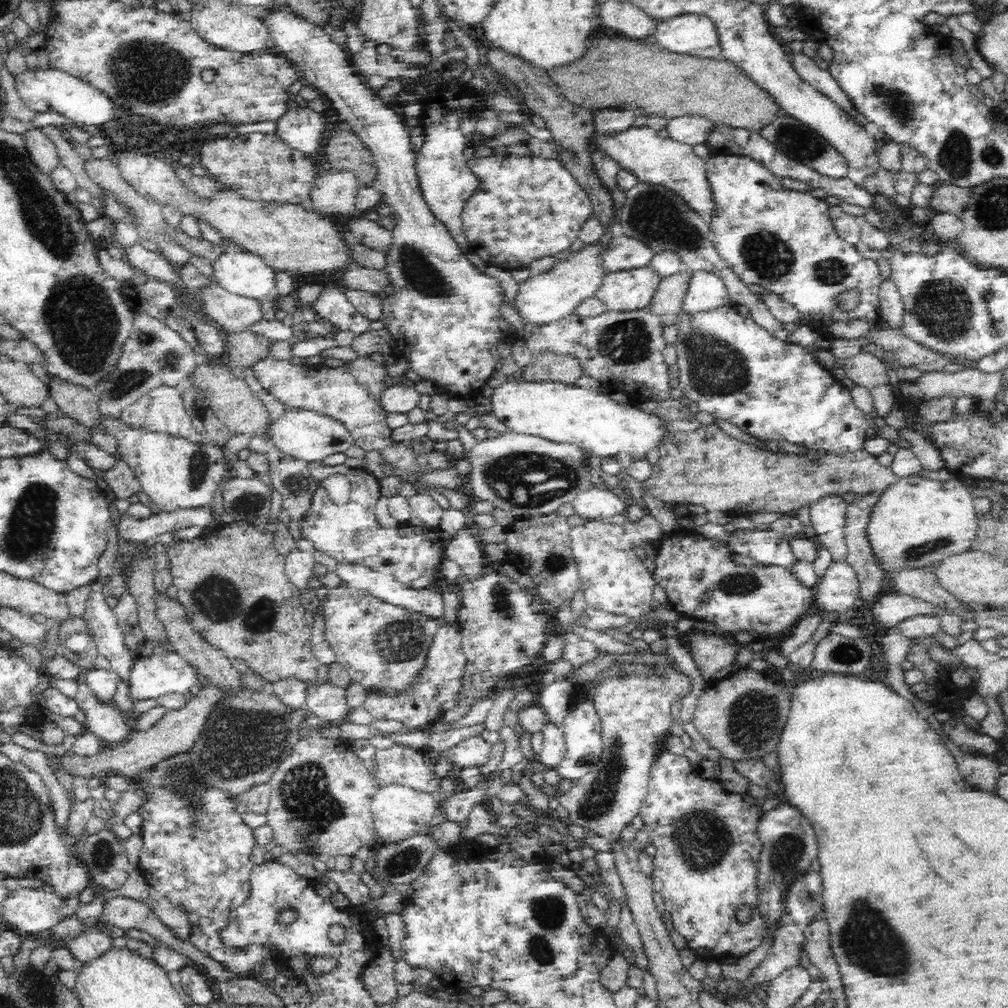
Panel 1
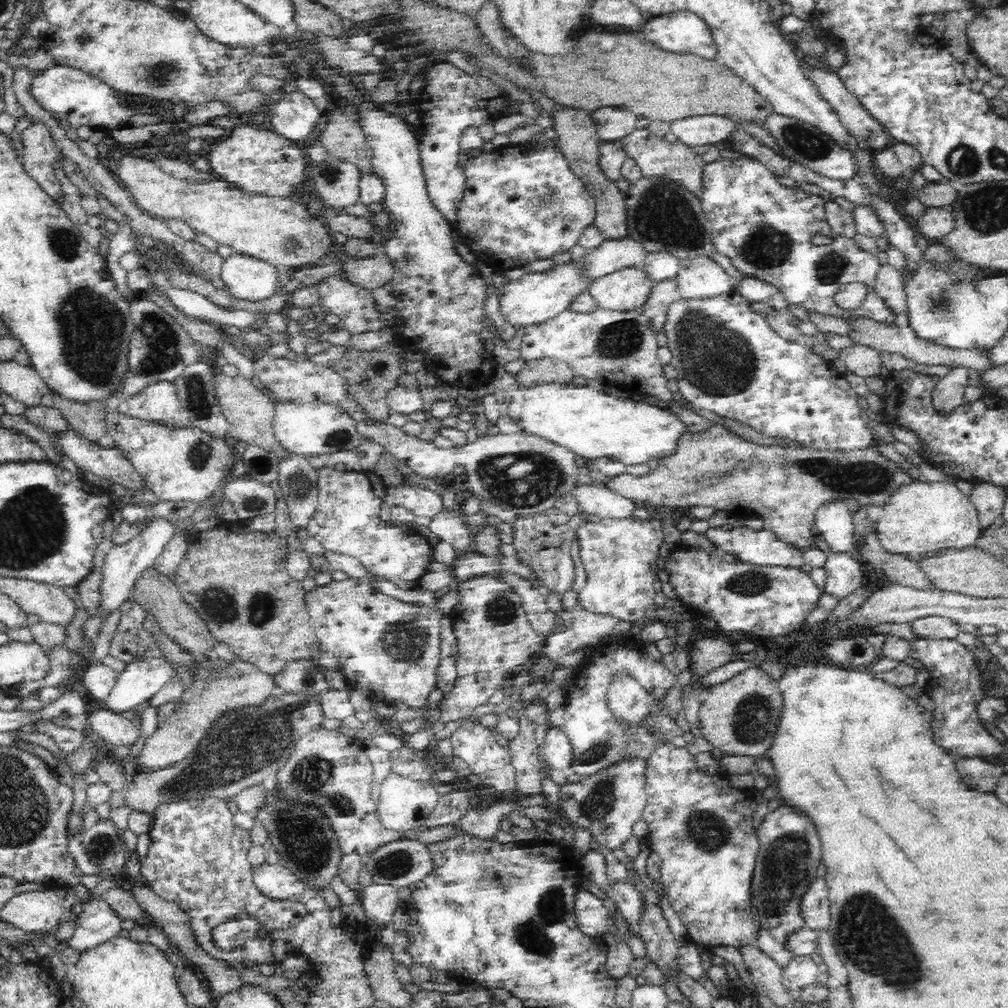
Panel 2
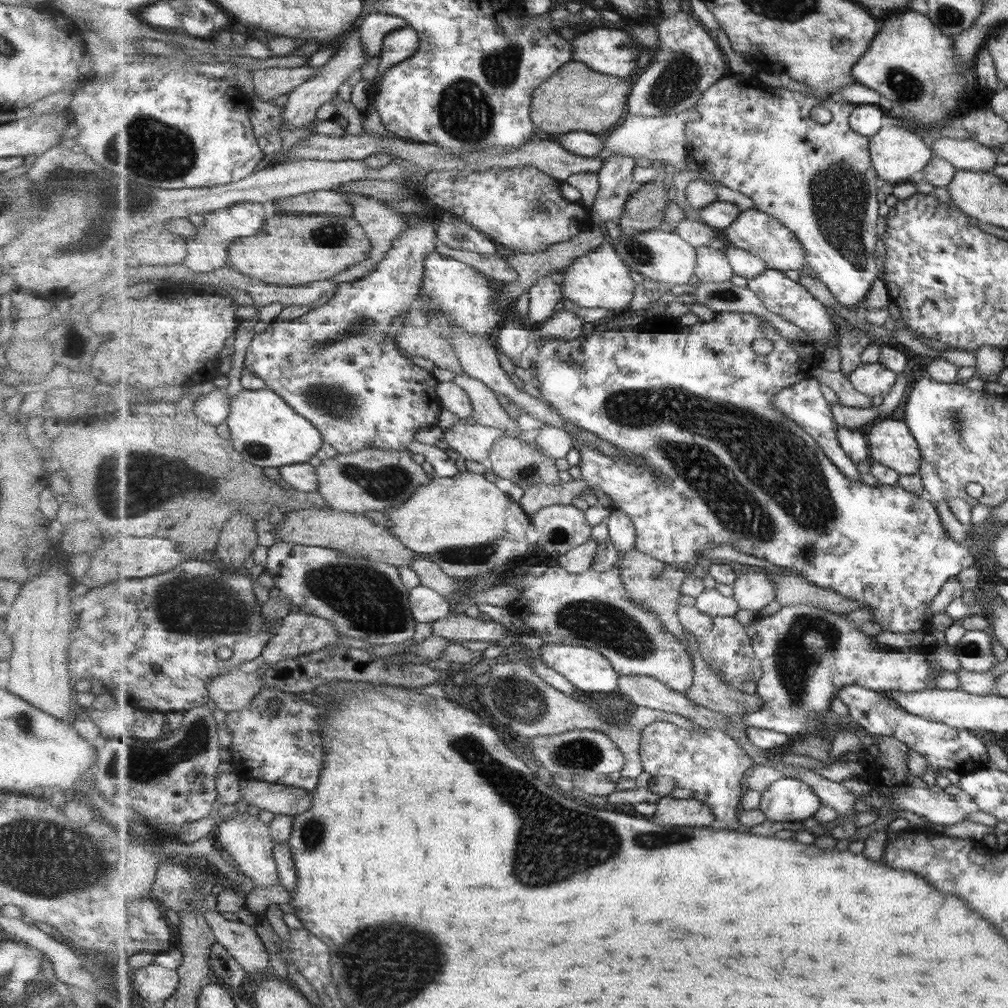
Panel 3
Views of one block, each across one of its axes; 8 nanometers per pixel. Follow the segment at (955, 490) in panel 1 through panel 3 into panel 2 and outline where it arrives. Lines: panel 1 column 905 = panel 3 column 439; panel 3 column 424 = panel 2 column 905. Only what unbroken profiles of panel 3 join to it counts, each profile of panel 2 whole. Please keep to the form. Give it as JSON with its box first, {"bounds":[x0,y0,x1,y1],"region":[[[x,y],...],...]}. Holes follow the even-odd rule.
{"bounds":[873,481,982,562],"region":[[[914,481],[902,486],[883,506],[883,516],[876,521],[873,539],[886,551],[906,555],[918,562],[924,555],[937,550],[976,547],[982,532],[976,506],[954,482]]]}

